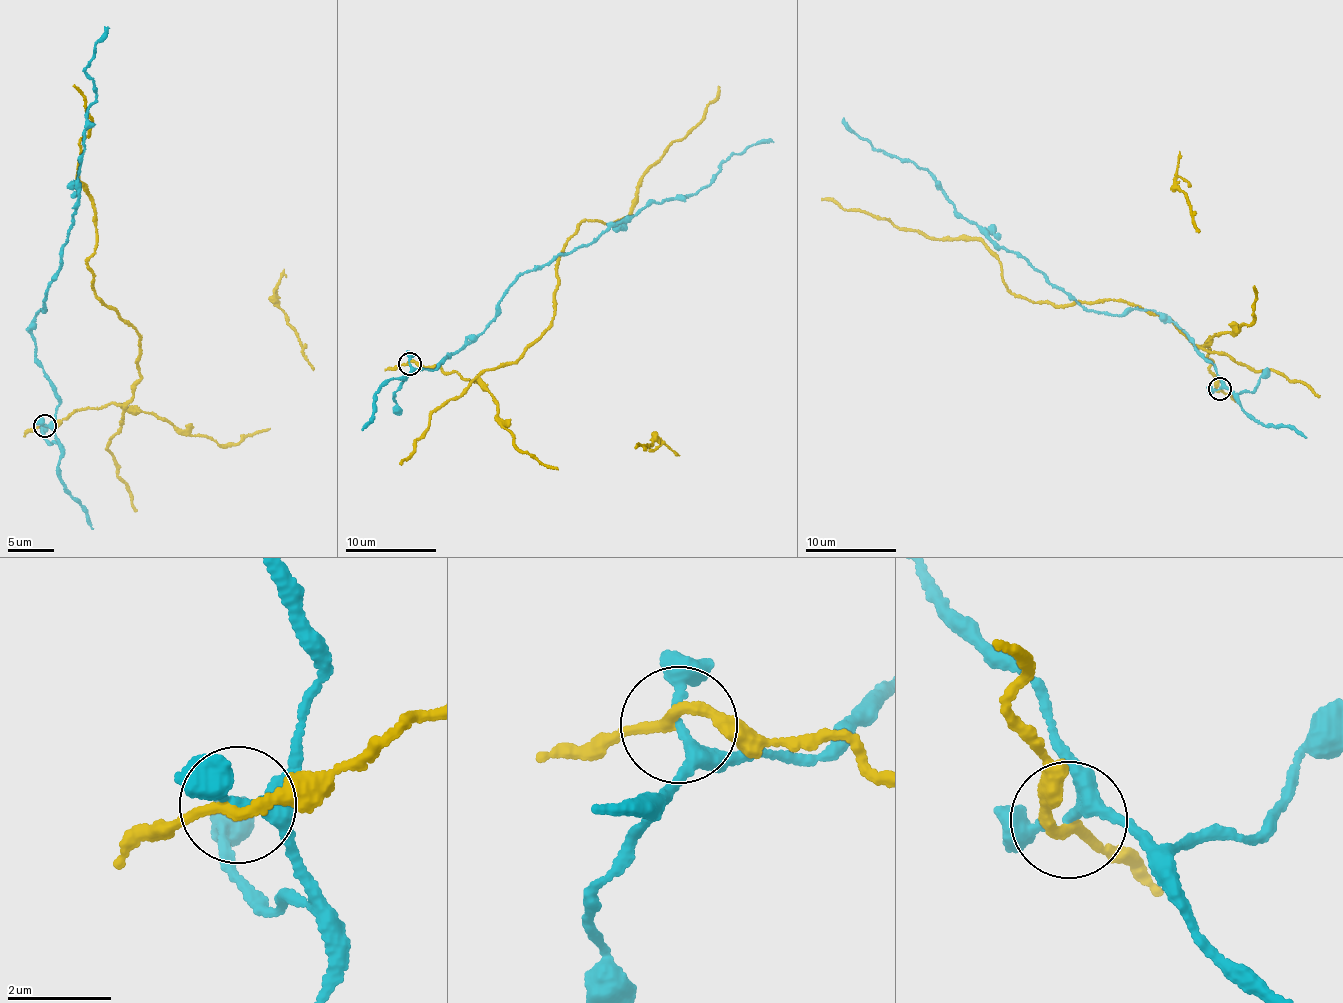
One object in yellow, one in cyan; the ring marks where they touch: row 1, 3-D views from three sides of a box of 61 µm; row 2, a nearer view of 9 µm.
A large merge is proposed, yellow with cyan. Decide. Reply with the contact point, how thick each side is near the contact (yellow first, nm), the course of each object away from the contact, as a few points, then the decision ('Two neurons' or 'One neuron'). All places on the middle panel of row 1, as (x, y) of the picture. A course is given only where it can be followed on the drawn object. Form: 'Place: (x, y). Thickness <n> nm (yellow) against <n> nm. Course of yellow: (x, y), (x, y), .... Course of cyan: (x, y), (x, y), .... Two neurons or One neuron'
Place: (409, 364). Thickness 190 nm (yellow) against 180 nm. Course of yellow: (408, 364), (472, 381), (516, 359), (553, 320), (563, 243), (631, 212), (643, 171), (719, 87). Course of cyan: (408, 364), (438, 366), (485, 330), (516, 278), (593, 240), (654, 202), (699, 191), (721, 163), (773, 141). Two neurons

